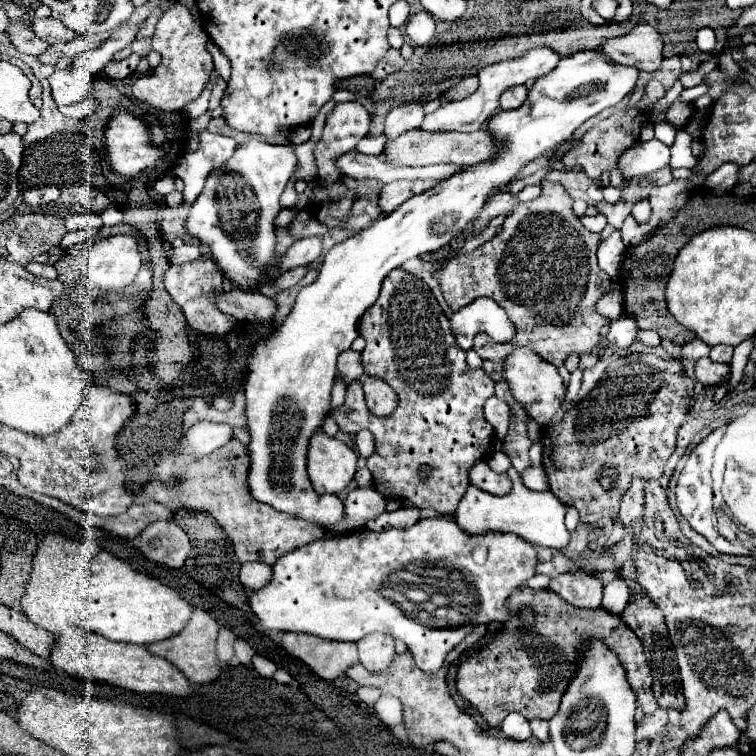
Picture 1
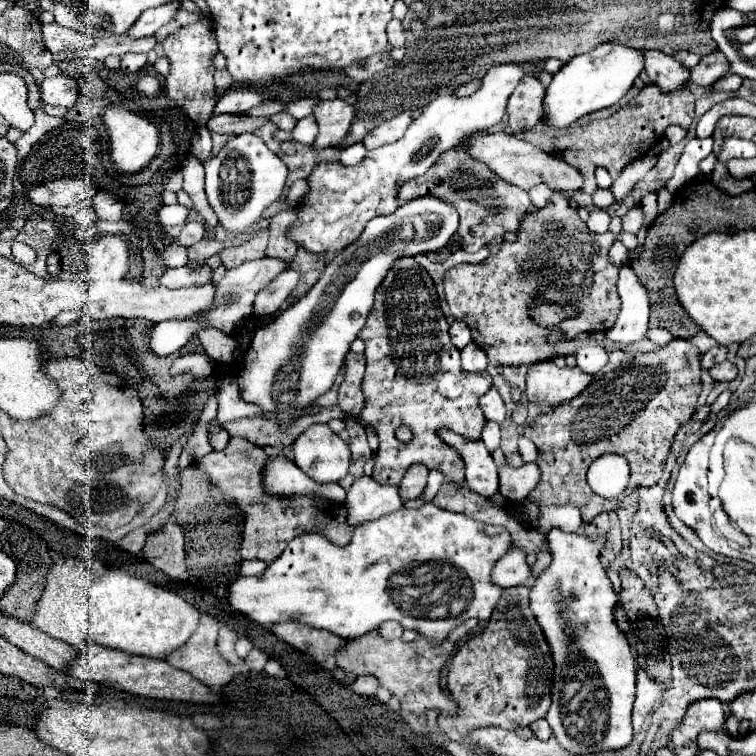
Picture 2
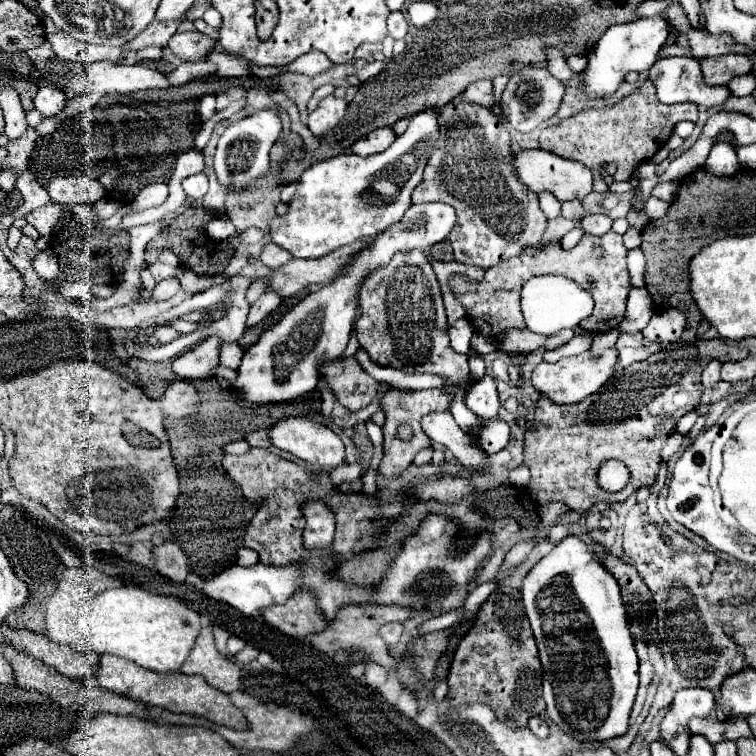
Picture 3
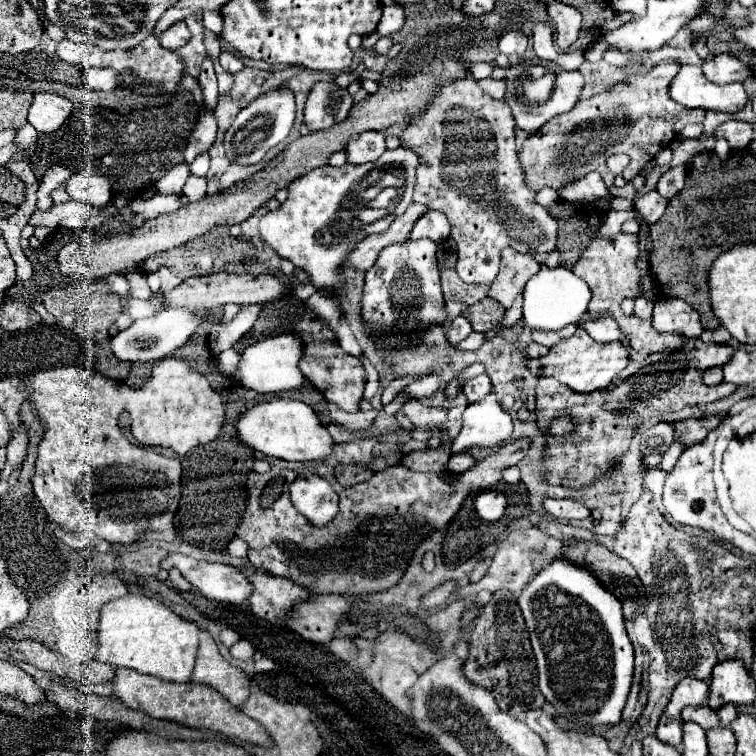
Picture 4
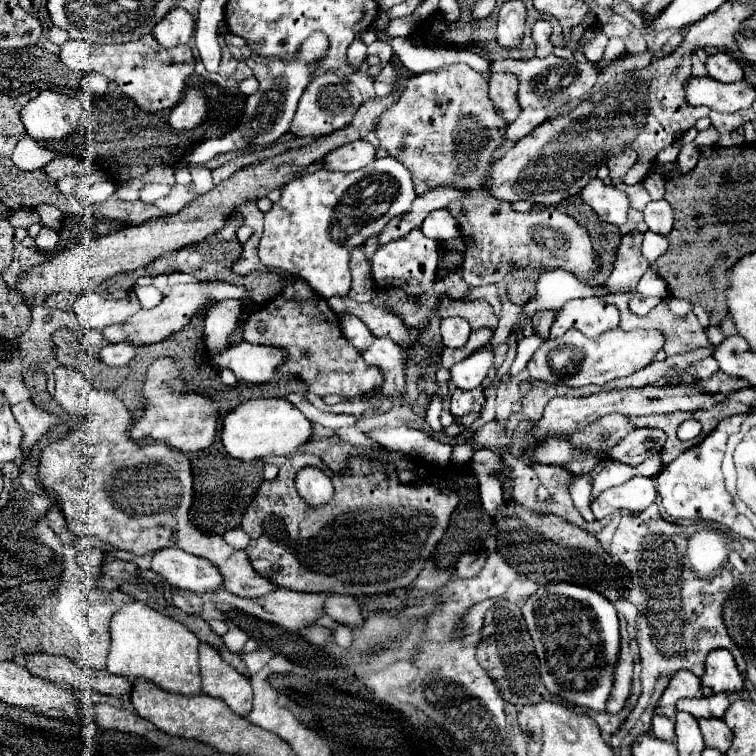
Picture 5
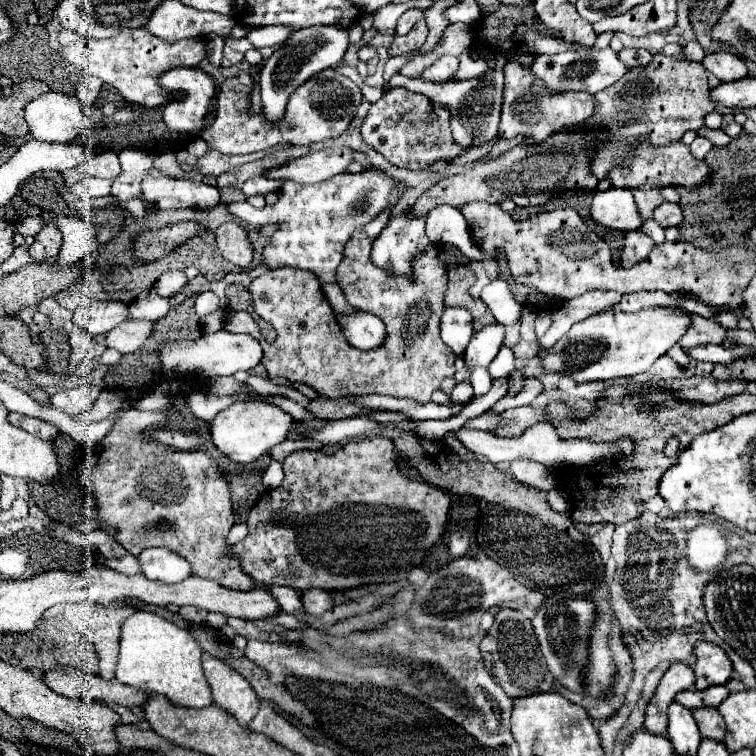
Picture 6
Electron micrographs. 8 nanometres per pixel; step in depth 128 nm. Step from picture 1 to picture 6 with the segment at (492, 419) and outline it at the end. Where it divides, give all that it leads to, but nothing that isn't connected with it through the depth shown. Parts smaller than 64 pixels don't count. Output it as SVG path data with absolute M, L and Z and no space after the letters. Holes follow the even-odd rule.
M492 324L474 332L464 352L466 366L488 366L496 358L502 344L504 344L504 326L500 324ZM456 384L456 388L450 394L450 402L454 404L468 404L474 398L474 390L470 384Z

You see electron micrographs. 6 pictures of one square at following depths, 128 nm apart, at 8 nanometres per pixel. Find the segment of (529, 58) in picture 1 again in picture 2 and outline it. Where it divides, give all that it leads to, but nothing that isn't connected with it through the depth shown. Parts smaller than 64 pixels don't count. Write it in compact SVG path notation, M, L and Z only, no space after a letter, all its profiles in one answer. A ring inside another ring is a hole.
M546 60L546 62L536 62L536 64L506 64L506 66L496 66L490 68L482 80L482 86L476 94L468 97L438 96L436 100L432 100L432 104L428 104L422 112L422 116L418 116L406 130L406 134L388 146L380 146L376 150L366 152L364 160L356 166L344 166L338 160L332 158L324 158L324 156L316 156L314 158L314 170L308 176L308 194L304 196L304 200L298 204L296 208L296 220L286 228L286 236L296 242L302 250L312 252L312 254L320 254L320 252L328 252L328 250L344 250L348 244L352 244L364 230L364 226L376 218L376 216L388 216L394 214L398 208L398 190L404 182L422 176L436 160L442 152L454 148L454 144L472 134L474 130L488 130L490 126L498 124L502 120L502 116L506 114L506 102L510 98L510 94L514 92L516 84L522 80L522 76L526 74L536 74L536 68L544 68L546 72L558 72L564 64L558 60Z

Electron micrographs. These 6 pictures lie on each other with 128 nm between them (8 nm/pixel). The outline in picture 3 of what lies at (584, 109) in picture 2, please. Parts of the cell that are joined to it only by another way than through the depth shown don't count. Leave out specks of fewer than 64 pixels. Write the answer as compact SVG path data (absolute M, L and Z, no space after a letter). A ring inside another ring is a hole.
M656 14L650 18L638 18L634 22L626 22L620 26L610 26L598 40L598 44L588 54L588 66L584 76L584 90L588 96L610 96L618 90L624 76L630 70L642 72L650 70L658 58L660 48L664 46L670 34L670 24L666 16Z

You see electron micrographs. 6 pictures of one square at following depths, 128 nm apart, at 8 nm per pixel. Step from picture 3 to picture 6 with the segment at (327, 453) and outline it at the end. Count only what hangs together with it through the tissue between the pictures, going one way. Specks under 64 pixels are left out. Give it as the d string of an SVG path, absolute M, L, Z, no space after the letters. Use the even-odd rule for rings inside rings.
M250 400L250 402L234 402L228 408L220 410L216 418L210 420L210 436L214 440L214 446L220 452L224 452L230 460L240 464L250 464L268 450L272 450L274 446L278 446L280 442L284 442L292 426L294 418L282 408Z

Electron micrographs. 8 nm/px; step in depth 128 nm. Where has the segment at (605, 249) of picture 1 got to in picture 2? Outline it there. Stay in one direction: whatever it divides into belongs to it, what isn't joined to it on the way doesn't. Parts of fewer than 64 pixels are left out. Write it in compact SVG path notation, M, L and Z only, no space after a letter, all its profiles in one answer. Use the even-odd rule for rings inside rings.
M634 206L622 220L622 232L632 232L632 234L638 234L640 228L644 226L644 212L642 212L642 206ZM616 240L616 246L612 246L612 250L610 250L610 260L616 266L622 266L622 264L626 264L626 258L628 258L628 250L624 248L624 244L620 240Z

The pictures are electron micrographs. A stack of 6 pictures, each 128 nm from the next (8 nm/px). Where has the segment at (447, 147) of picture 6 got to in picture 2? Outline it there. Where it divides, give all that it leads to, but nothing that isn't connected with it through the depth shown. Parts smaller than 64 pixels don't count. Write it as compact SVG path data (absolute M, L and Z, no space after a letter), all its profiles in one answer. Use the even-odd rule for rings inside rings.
M452 148L444 152L424 176L404 184L404 188L400 188L400 204L418 196L436 196L452 204L460 214L458 234L462 236L462 248L466 252L478 252L482 246L488 246L490 252L496 254L504 242L504 236L508 232L516 234L524 216L536 212L536 206L530 202L528 192L504 182L496 172L480 160L468 156L464 150L466 148Z

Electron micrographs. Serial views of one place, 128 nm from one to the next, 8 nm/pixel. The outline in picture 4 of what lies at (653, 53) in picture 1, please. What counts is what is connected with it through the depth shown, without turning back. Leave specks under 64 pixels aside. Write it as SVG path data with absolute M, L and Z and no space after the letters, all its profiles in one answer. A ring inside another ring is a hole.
M698 66L680 68L676 80L672 80L670 96L686 108L702 108L714 112L738 112L750 102L750 96L742 84L712 84Z

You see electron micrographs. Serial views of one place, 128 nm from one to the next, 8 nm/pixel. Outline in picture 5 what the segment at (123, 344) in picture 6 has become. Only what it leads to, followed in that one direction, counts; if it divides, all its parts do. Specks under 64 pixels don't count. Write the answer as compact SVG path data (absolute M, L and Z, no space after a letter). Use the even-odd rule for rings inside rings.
M206 282L206 284L178 284L172 288L172 292L152 310L140 310L136 312L132 318L128 318L126 322L122 324L116 324L116 326L108 326L102 330L102 336L112 342L112 344L118 344L118 342L128 342L128 344L134 344L134 346L140 346L140 344L152 344L152 342L160 342L164 340L168 334L174 334L178 332L180 328L186 326L186 322L192 318L192 314L206 306L208 302L212 300L226 300L226 298L236 298L236 300L242 300L248 296L248 290L242 288L242 286L234 286L234 284L228 284L228 282Z

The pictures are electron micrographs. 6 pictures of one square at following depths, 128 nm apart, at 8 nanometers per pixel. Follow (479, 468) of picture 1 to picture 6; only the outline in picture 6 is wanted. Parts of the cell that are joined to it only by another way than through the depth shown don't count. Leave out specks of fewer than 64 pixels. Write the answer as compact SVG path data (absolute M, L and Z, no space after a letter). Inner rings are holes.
M362 310L352 314L340 312L336 314L336 322L346 340L360 350L372 350L384 342L386 336L384 322L372 312L362 312Z

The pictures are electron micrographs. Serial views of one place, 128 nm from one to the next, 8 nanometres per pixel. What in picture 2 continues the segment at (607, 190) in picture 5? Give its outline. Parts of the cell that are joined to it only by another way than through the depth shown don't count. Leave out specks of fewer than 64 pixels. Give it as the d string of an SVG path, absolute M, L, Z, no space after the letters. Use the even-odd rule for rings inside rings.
M504 132L470 136L468 154L474 156L476 160L488 164L488 168L492 168L502 180L506 180L506 182L510 182L522 190L530 190L538 184L546 184L550 190L560 192L566 198L572 198L576 192L582 190L582 184L584 184L580 170L570 166L562 158L558 158L554 152L546 152L534 144L528 144L528 142L518 140L518 138L504 134Z

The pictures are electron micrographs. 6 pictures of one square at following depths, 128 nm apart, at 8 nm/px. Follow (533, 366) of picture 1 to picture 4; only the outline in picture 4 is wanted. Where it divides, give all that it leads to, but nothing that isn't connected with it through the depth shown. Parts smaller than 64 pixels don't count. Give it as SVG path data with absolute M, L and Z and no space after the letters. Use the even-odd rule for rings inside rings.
M576 328L576 332L568 340L554 344L550 348L550 354L540 358L540 372L542 372L542 376L552 376L552 378L560 380L562 384L574 388L576 392L594 392L594 390L606 388L628 366L628 360L630 360L628 350L620 340L608 342L608 344L598 344L582 328ZM588 378L594 382L594 386L590 390L582 388L582 384L588 384Z

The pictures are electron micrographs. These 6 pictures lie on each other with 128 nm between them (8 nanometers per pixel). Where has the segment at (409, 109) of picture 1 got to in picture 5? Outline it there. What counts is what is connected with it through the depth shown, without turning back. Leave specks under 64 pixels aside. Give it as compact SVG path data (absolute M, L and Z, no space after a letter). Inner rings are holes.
M358 140L352 144L344 144L334 152L328 152L322 160L324 170L328 172L352 172L368 166L374 160L374 146L366 140Z

